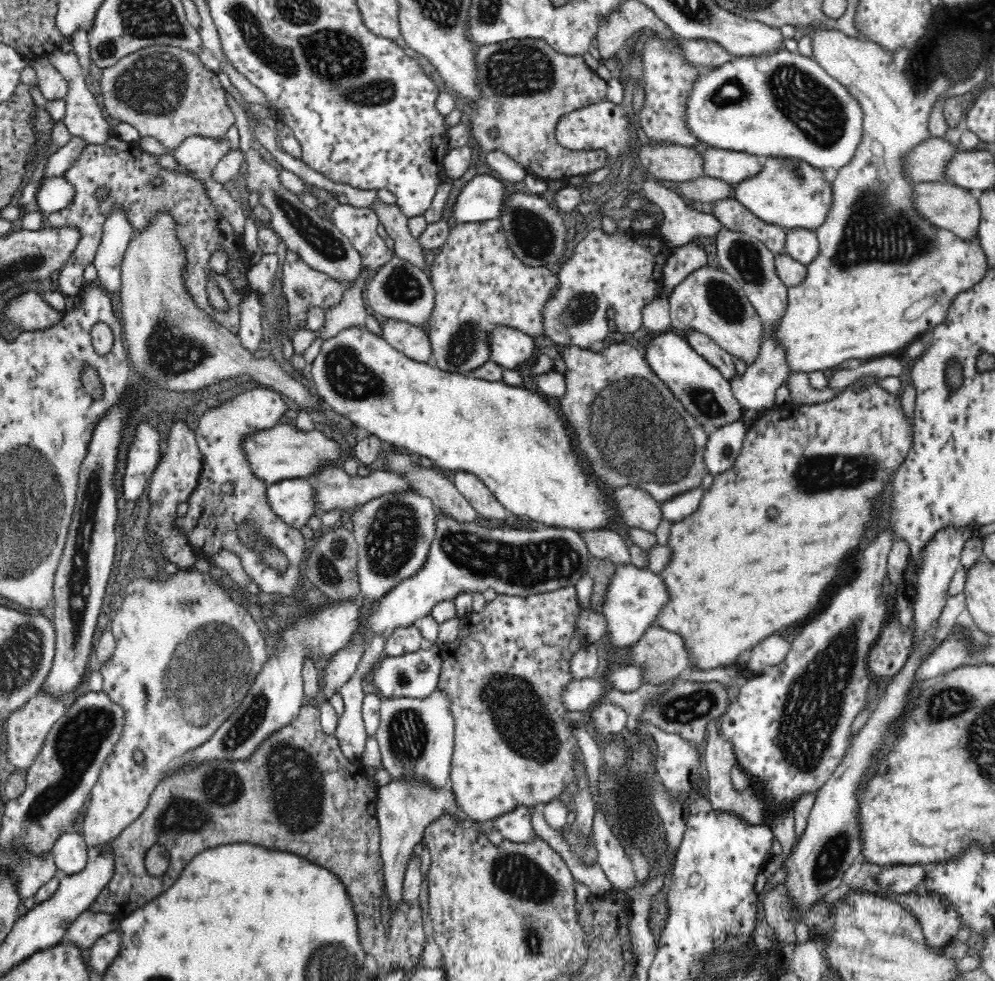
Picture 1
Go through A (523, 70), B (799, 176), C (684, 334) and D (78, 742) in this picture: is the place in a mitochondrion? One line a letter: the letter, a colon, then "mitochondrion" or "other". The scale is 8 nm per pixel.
A: mitochondrion
B: mitochondrion
C: other
D: mitochondrion

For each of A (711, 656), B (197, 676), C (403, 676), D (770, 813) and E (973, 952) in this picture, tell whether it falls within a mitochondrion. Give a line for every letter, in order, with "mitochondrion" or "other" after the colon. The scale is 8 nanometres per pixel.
A: other
B: mitochondrion
C: mitochondrion
D: other
E: other

